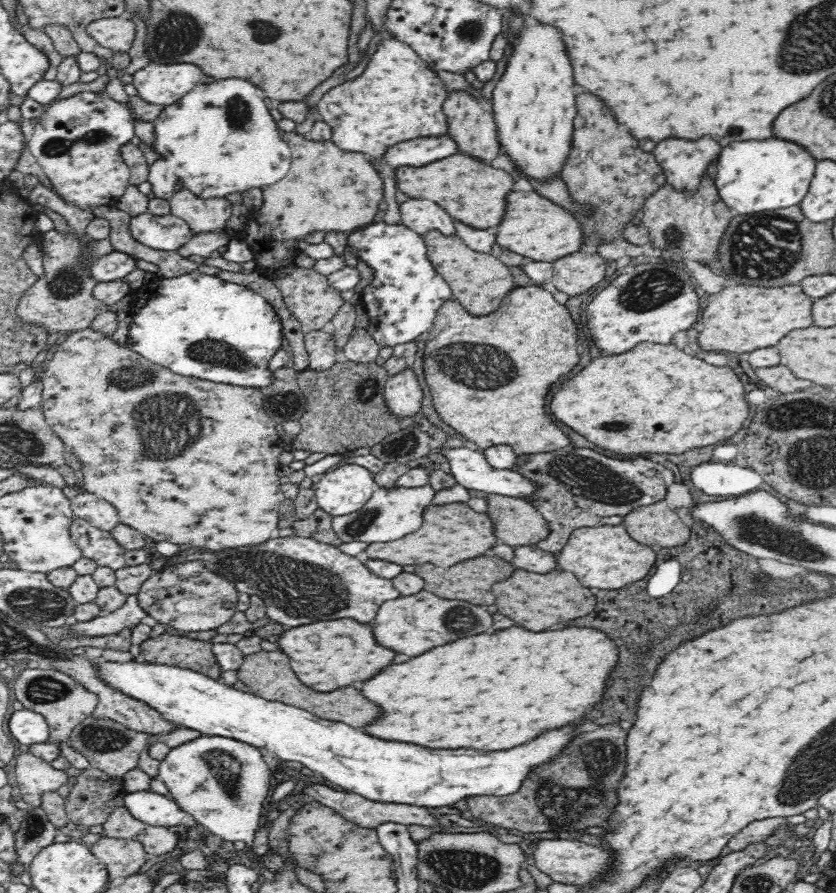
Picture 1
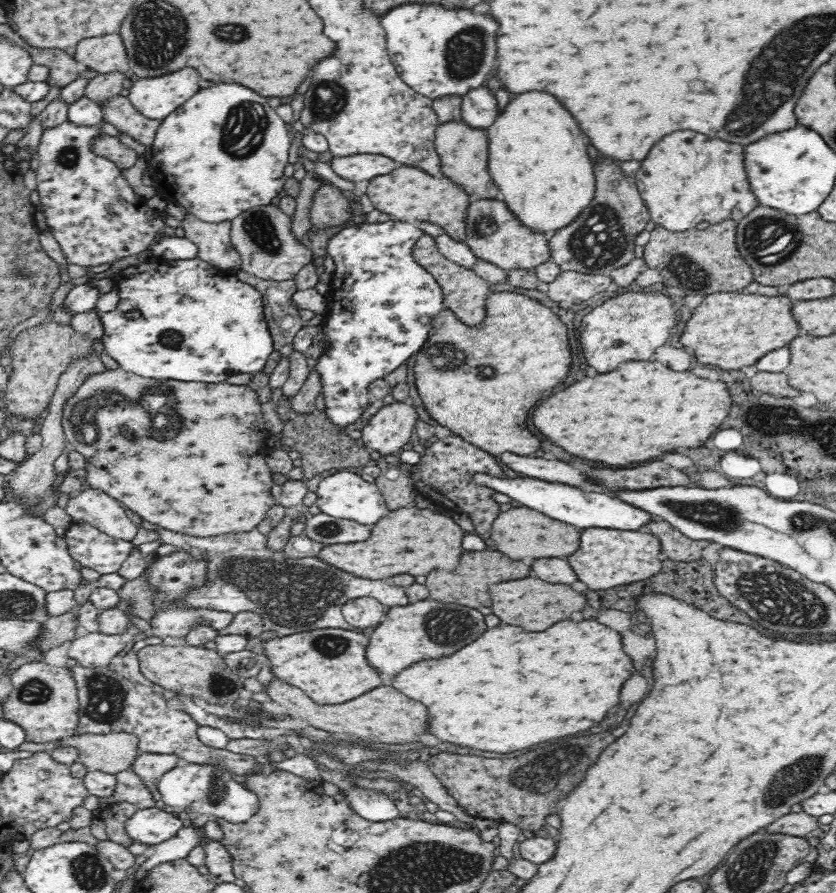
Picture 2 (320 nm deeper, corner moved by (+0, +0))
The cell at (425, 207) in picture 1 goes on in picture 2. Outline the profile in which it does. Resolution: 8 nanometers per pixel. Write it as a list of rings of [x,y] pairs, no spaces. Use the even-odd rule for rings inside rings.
[[[421,222],[419,224],[420,230],[422,230],[423,233],[434,237],[436,248],[446,259],[456,263],[456,265],[460,267],[473,270],[477,258],[464,241],[454,241],[452,237],[446,234],[446,231],[438,228],[438,226],[434,226],[434,224],[428,222]]]

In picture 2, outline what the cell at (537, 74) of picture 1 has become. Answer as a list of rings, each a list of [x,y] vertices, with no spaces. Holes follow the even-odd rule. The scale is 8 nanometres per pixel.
[[[550,94],[512,96],[510,106],[487,128],[490,174],[522,225],[548,236],[574,222],[596,194],[586,136],[570,112]]]

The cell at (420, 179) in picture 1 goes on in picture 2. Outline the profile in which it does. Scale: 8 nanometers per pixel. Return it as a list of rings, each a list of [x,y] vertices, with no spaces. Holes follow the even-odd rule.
[[[401,165],[386,176],[372,178],[367,188],[366,194],[372,206],[384,214],[390,214],[392,220],[414,224],[421,222],[436,224],[454,241],[464,241],[464,236],[466,236],[464,220],[466,220],[466,208],[469,204],[468,195],[462,187],[452,183],[443,174],[440,180],[436,180],[434,176],[418,168]]]

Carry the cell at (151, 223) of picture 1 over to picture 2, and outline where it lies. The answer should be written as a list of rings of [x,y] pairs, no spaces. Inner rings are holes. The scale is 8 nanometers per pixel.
[[[66,120],[55,127],[46,129],[38,145],[40,161],[36,169],[38,181],[36,190],[46,230],[60,245],[68,264],[86,267],[112,264],[116,260],[126,258],[126,256],[149,250],[154,244],[154,240],[158,238],[158,232],[166,228],[162,217],[146,205],[146,199],[137,195],[122,177],[121,168],[118,168],[110,159],[90,151],[90,142],[98,134],[101,134],[98,125],[96,127],[76,126]]]

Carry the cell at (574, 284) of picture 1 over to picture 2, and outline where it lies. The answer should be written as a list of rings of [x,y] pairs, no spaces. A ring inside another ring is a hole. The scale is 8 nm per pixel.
[[[561,271],[556,280],[545,287],[546,294],[554,302],[573,302],[584,306],[600,292],[612,289],[612,278],[606,275],[587,275],[574,271]]]

